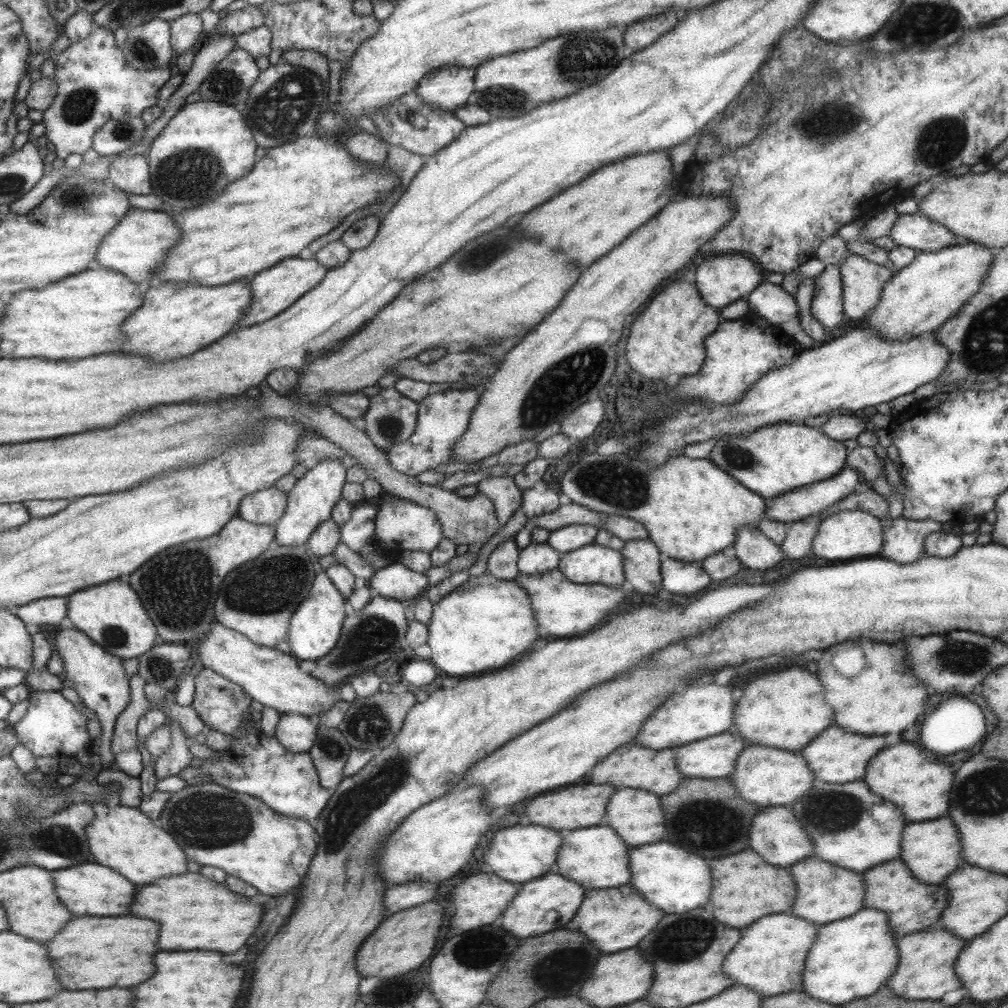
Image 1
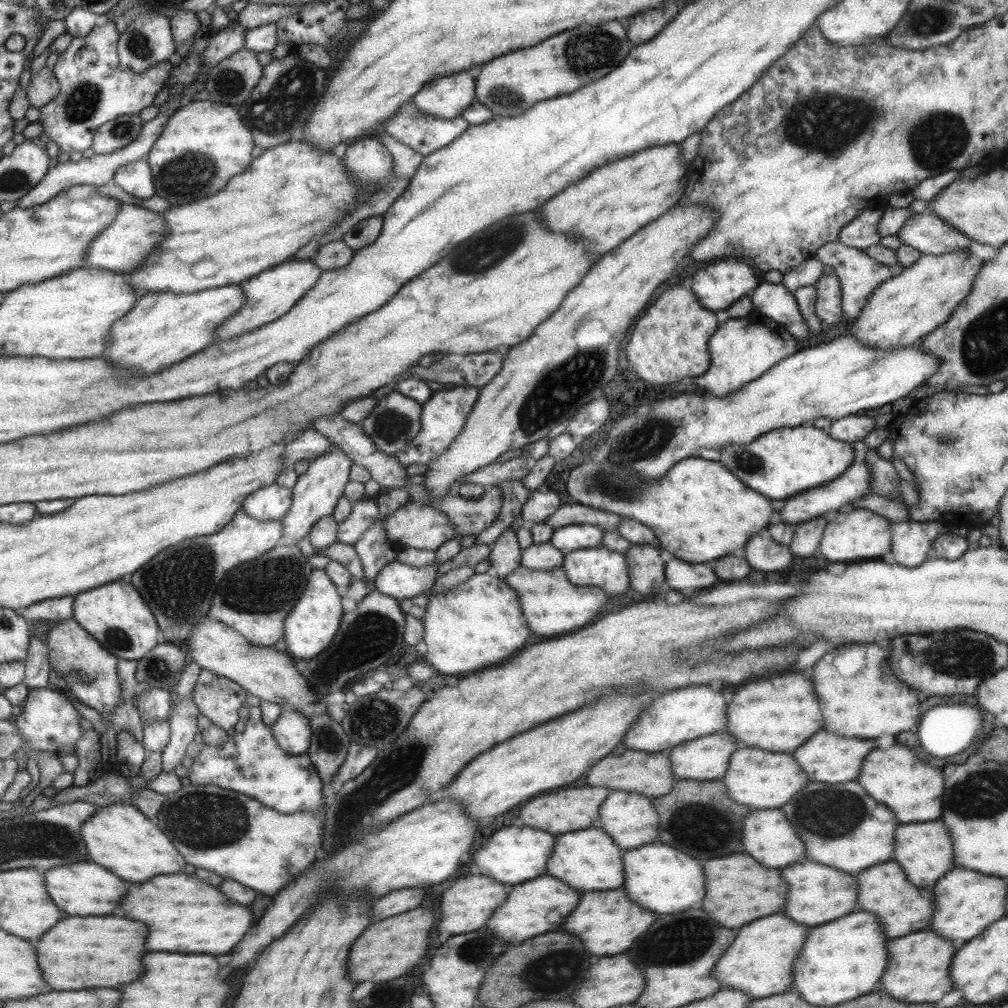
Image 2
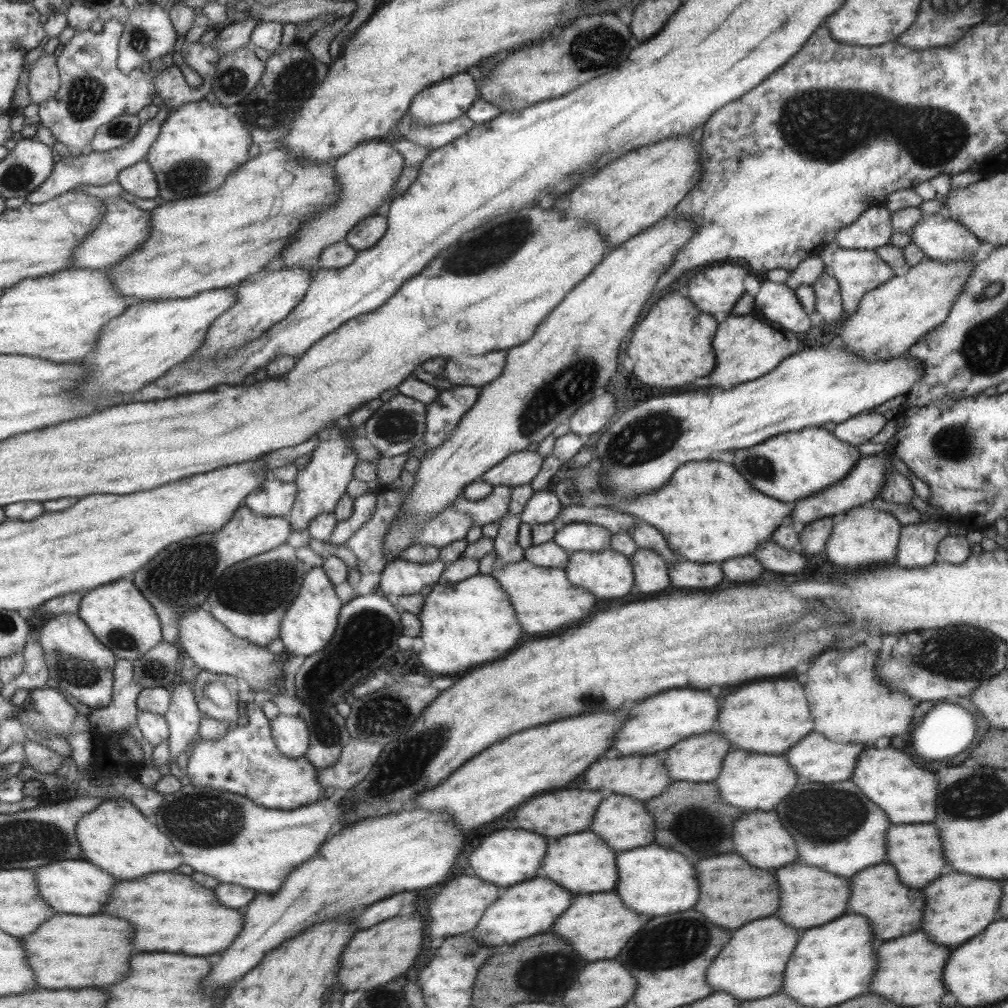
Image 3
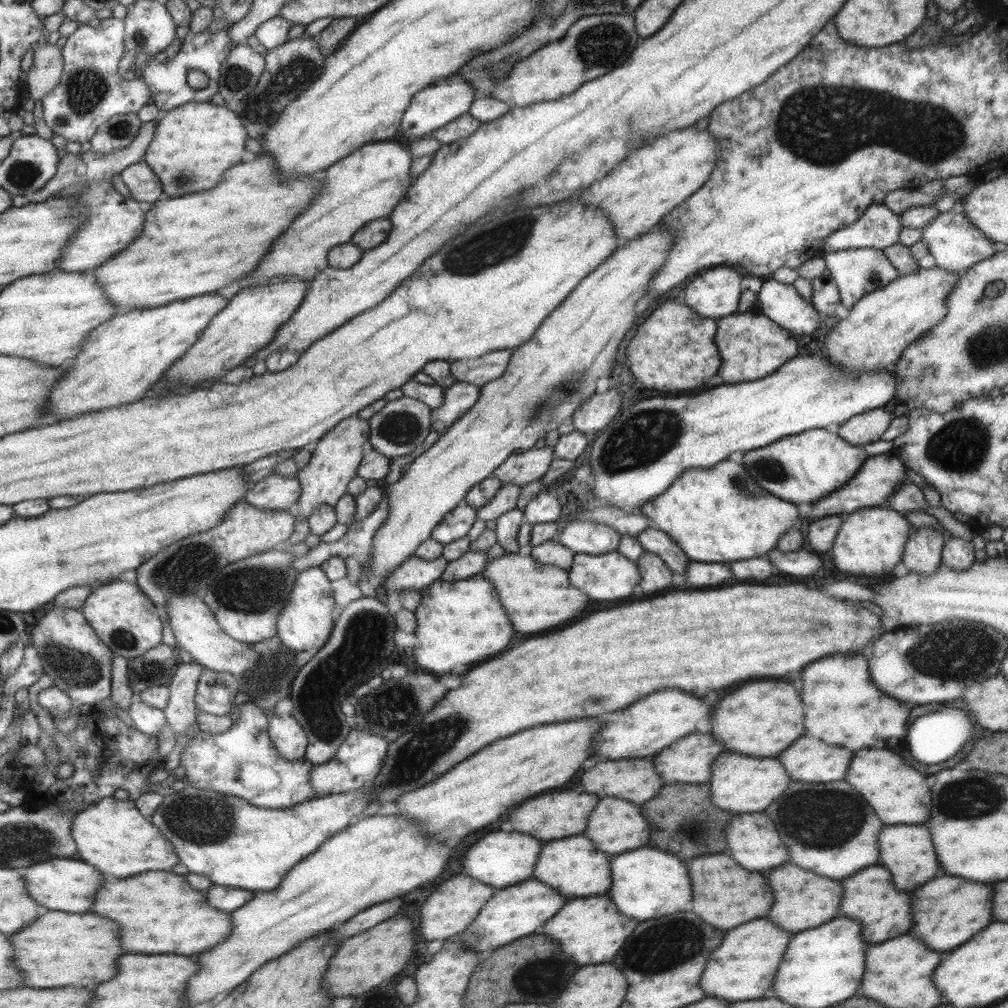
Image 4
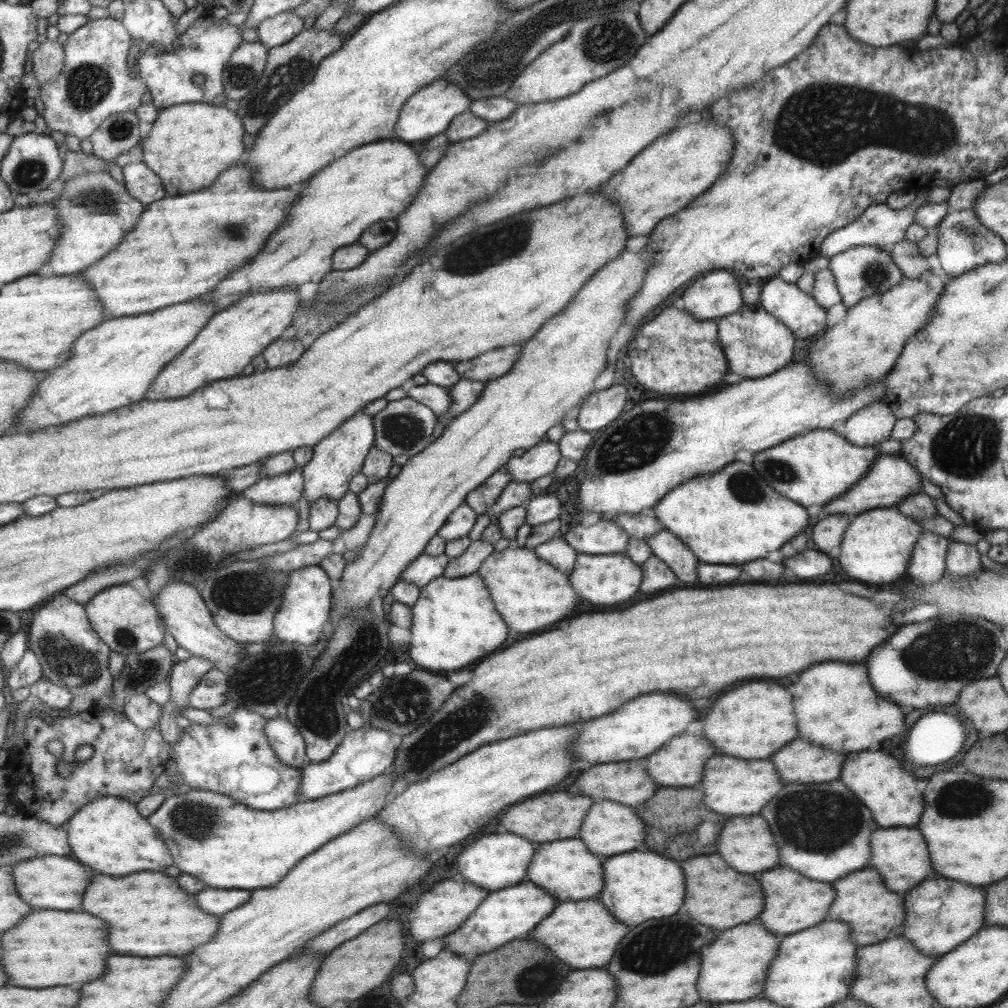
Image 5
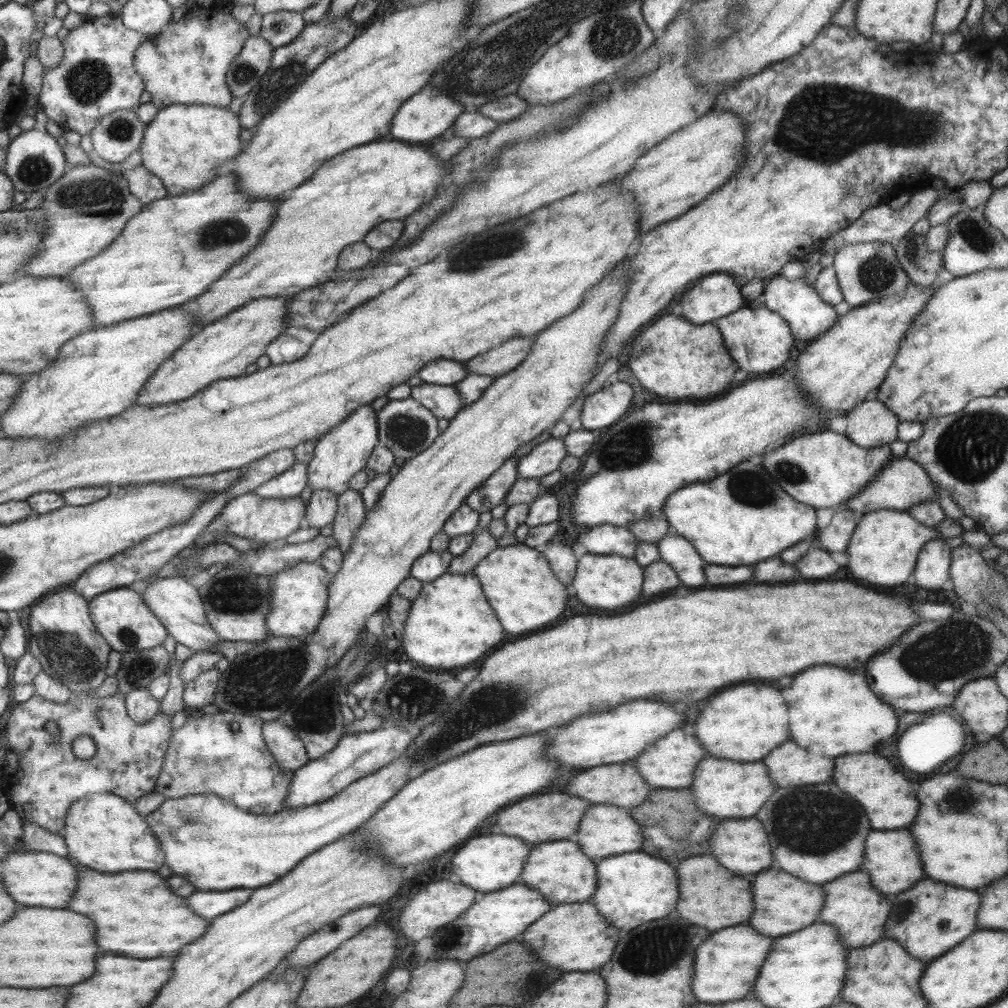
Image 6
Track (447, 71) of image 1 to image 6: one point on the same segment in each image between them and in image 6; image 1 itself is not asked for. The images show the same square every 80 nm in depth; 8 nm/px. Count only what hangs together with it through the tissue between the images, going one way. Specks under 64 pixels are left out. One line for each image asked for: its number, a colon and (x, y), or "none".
2: (446, 96)
3: (441, 102)
4: (443, 101)
5: (426, 113)
6: (426, 114)

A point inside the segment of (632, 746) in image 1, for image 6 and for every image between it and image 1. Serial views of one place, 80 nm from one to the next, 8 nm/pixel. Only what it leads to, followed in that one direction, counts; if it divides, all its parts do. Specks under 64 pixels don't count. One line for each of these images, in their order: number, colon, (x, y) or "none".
2: (649, 774)
3: (641, 777)
4: (636, 779)
5: (627, 782)
6: (621, 785)

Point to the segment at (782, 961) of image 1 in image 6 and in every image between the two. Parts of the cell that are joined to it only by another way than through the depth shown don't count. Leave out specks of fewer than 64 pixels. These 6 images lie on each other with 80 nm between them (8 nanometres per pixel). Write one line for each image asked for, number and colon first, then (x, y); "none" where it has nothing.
2: (759, 963)
3: (750, 966)
4: (743, 968)
5: (733, 969)
6: (726, 965)

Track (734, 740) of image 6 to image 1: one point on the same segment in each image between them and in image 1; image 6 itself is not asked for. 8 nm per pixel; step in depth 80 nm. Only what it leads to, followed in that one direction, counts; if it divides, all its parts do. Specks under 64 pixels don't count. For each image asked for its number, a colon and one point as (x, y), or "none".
1: (784, 709)
2: (779, 713)
3: (774, 714)
4: (761, 719)
5: (753, 721)

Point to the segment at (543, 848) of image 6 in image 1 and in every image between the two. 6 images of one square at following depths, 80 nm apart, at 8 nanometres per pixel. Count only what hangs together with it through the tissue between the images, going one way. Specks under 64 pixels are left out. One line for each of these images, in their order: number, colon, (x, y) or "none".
1: (595, 857)
2: (588, 859)
3: (580, 862)
4: (572, 866)
5: (565, 868)

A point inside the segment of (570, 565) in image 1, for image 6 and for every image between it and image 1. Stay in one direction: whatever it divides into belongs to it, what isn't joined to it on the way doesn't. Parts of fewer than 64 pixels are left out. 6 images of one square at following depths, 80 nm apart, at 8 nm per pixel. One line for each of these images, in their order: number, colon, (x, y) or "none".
2: (597, 566)
3: (607, 574)
4: (610, 576)
5: (607, 579)
6: (609, 582)

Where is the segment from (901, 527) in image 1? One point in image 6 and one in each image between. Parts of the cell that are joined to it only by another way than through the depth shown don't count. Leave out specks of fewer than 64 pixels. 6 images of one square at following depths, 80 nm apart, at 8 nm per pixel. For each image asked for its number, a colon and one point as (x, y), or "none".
2: (910, 545)
3: (916, 548)
4: (921, 553)
5: (927, 557)
6: (931, 570)

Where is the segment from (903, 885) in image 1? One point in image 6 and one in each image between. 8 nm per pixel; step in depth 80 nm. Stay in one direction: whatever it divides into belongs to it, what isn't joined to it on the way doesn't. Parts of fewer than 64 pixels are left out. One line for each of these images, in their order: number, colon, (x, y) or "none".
2: (883, 889)
3: (893, 910)
4: (869, 896)
5: (872, 912)
6: (852, 904)

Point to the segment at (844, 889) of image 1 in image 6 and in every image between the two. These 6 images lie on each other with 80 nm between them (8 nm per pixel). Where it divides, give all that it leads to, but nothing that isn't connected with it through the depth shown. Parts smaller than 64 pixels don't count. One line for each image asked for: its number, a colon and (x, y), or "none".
2: (818, 894)
3: (810, 896)
4: (803, 899)
5: (793, 902)
6: (784, 903)

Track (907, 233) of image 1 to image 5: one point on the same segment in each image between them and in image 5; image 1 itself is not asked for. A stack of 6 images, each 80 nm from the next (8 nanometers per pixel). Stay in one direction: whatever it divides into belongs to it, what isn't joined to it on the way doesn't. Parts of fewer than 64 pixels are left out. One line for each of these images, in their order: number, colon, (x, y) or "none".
2: (926, 232)
3: (940, 238)
4: (955, 244)
5: (963, 243)

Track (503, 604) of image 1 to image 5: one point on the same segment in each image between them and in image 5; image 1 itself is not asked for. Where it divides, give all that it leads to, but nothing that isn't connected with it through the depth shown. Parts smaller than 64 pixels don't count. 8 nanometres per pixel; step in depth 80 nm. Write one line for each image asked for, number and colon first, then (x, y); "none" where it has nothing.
2: (478, 623)
3: (470, 622)
4: (459, 622)
5: (454, 623)

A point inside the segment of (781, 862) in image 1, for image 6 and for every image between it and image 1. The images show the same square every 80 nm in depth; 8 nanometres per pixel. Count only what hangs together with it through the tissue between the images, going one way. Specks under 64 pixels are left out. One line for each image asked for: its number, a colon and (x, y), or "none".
2: (767, 836)
3: (759, 838)
4: (752, 840)
5: (745, 842)
6: (741, 846)

